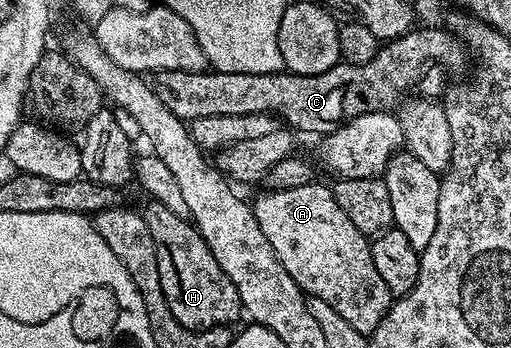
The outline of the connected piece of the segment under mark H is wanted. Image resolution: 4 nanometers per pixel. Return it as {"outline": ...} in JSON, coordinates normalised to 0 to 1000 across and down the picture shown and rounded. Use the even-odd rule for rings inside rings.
{"outline":[[[301,572],[286,580],[288,601],[278,603],[284,641],[292,649],[292,675],[299,675],[299,713],[307,718],[307,782],[315,787],[315,836],[323,836],[323,871],[331,871],[331,894],[339,894],[339,917],[372,945],[413,945],[421,934],[450,937],[452,922],[472,911],[472,879],[464,825],[456,825],[456,802],[432,779],[432,756],[417,744],[417,721],[401,698],[401,687],[368,626],[346,618],[323,595],[323,583]]]}

